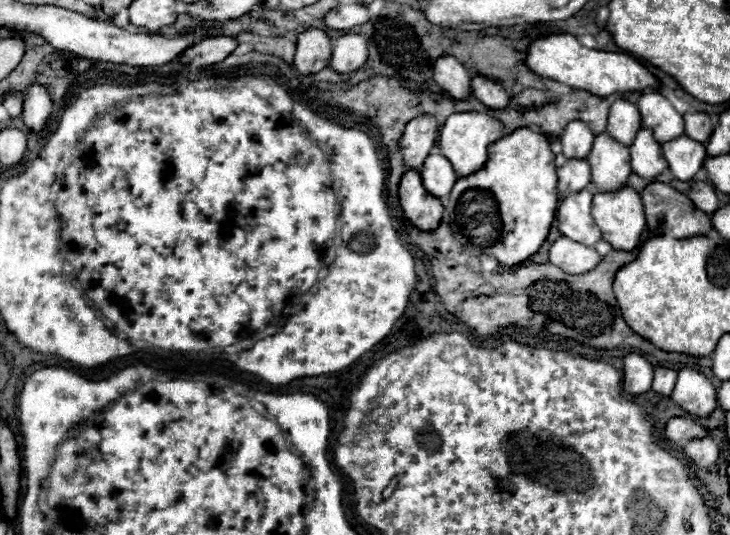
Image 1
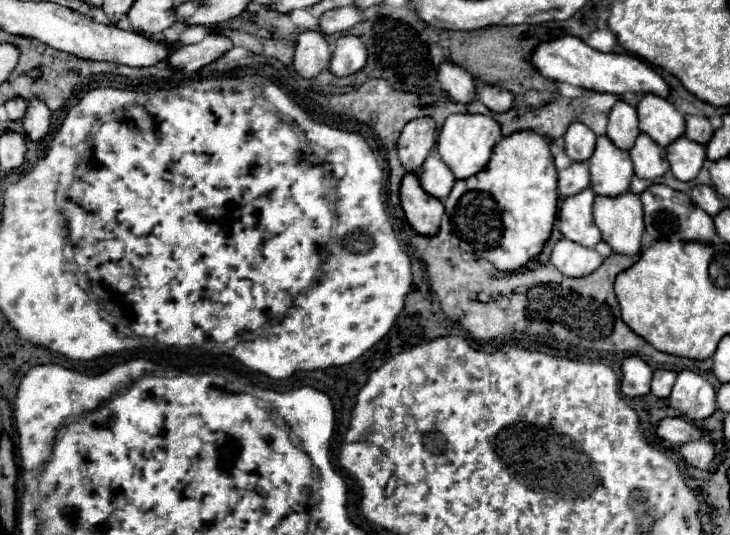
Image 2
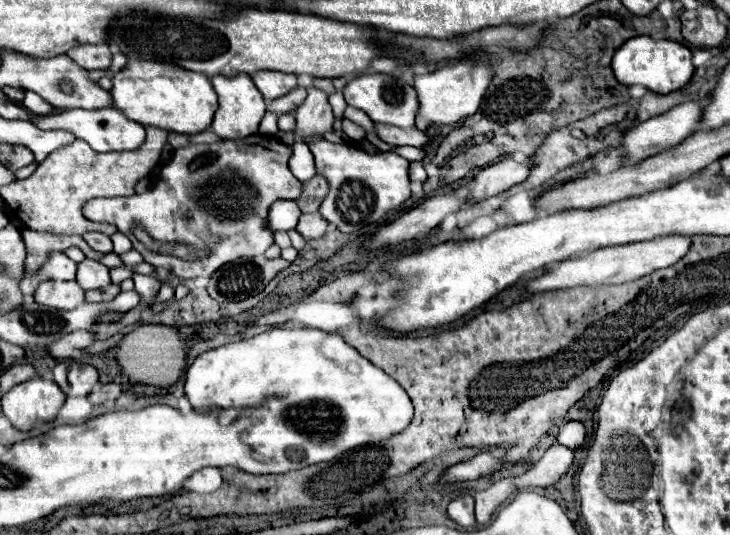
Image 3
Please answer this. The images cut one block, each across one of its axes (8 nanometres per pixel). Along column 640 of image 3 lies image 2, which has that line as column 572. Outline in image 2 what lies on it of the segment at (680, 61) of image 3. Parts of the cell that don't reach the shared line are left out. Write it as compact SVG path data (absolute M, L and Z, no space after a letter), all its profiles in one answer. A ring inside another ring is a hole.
M562 36L550 42L540 42L532 52L532 66L548 80L566 82L578 88L602 92L602 94L624 94L624 92L644 92L668 98L666 82L652 72L646 64L624 54L604 54L574 36Z

